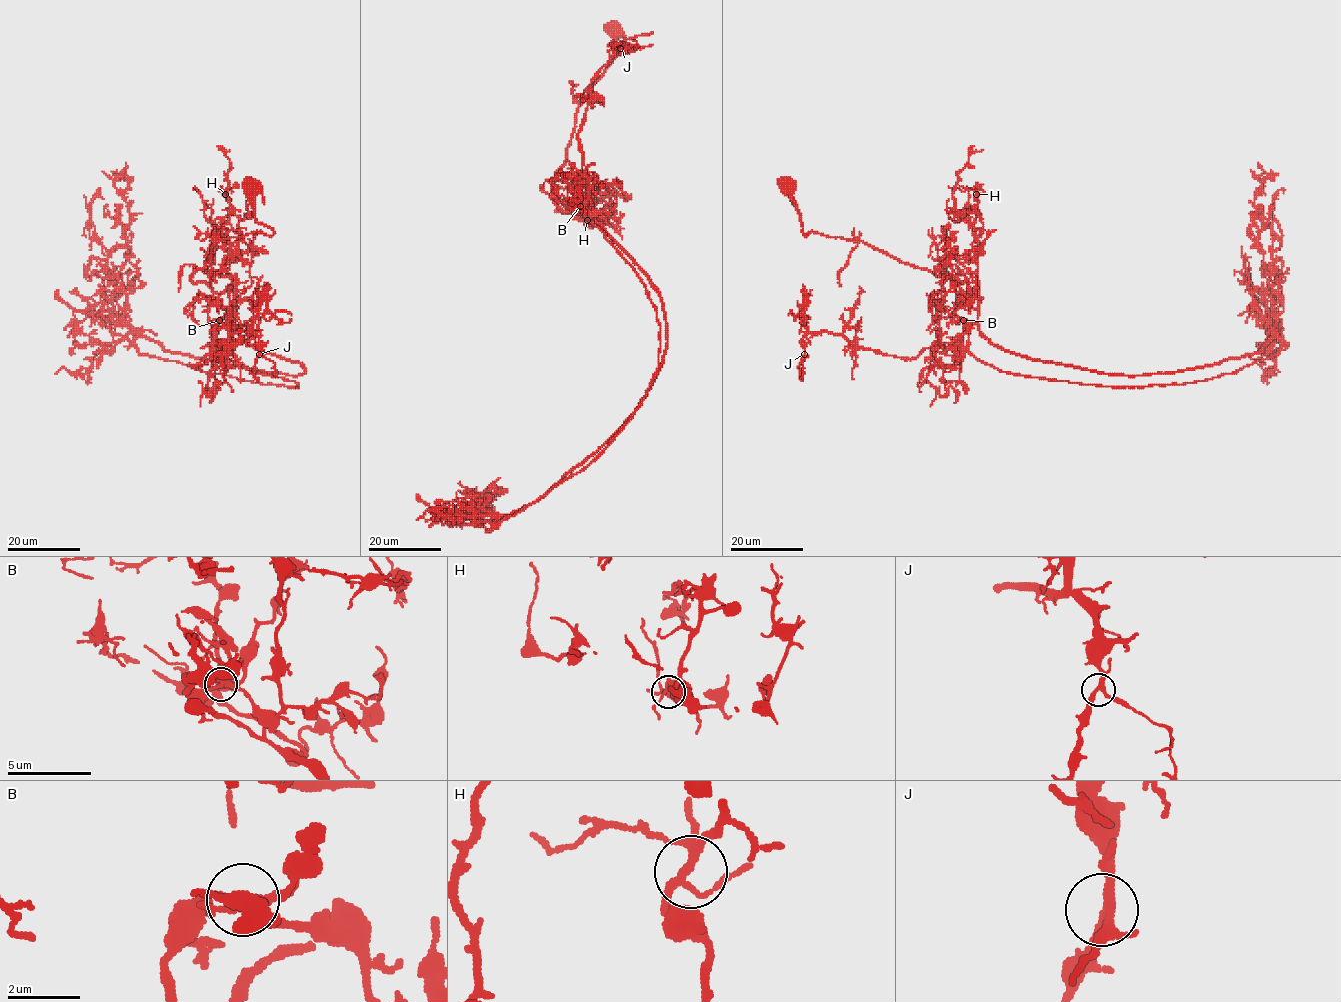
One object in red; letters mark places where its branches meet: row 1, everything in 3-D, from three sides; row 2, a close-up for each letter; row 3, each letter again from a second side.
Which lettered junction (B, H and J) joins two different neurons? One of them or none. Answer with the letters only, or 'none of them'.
B

